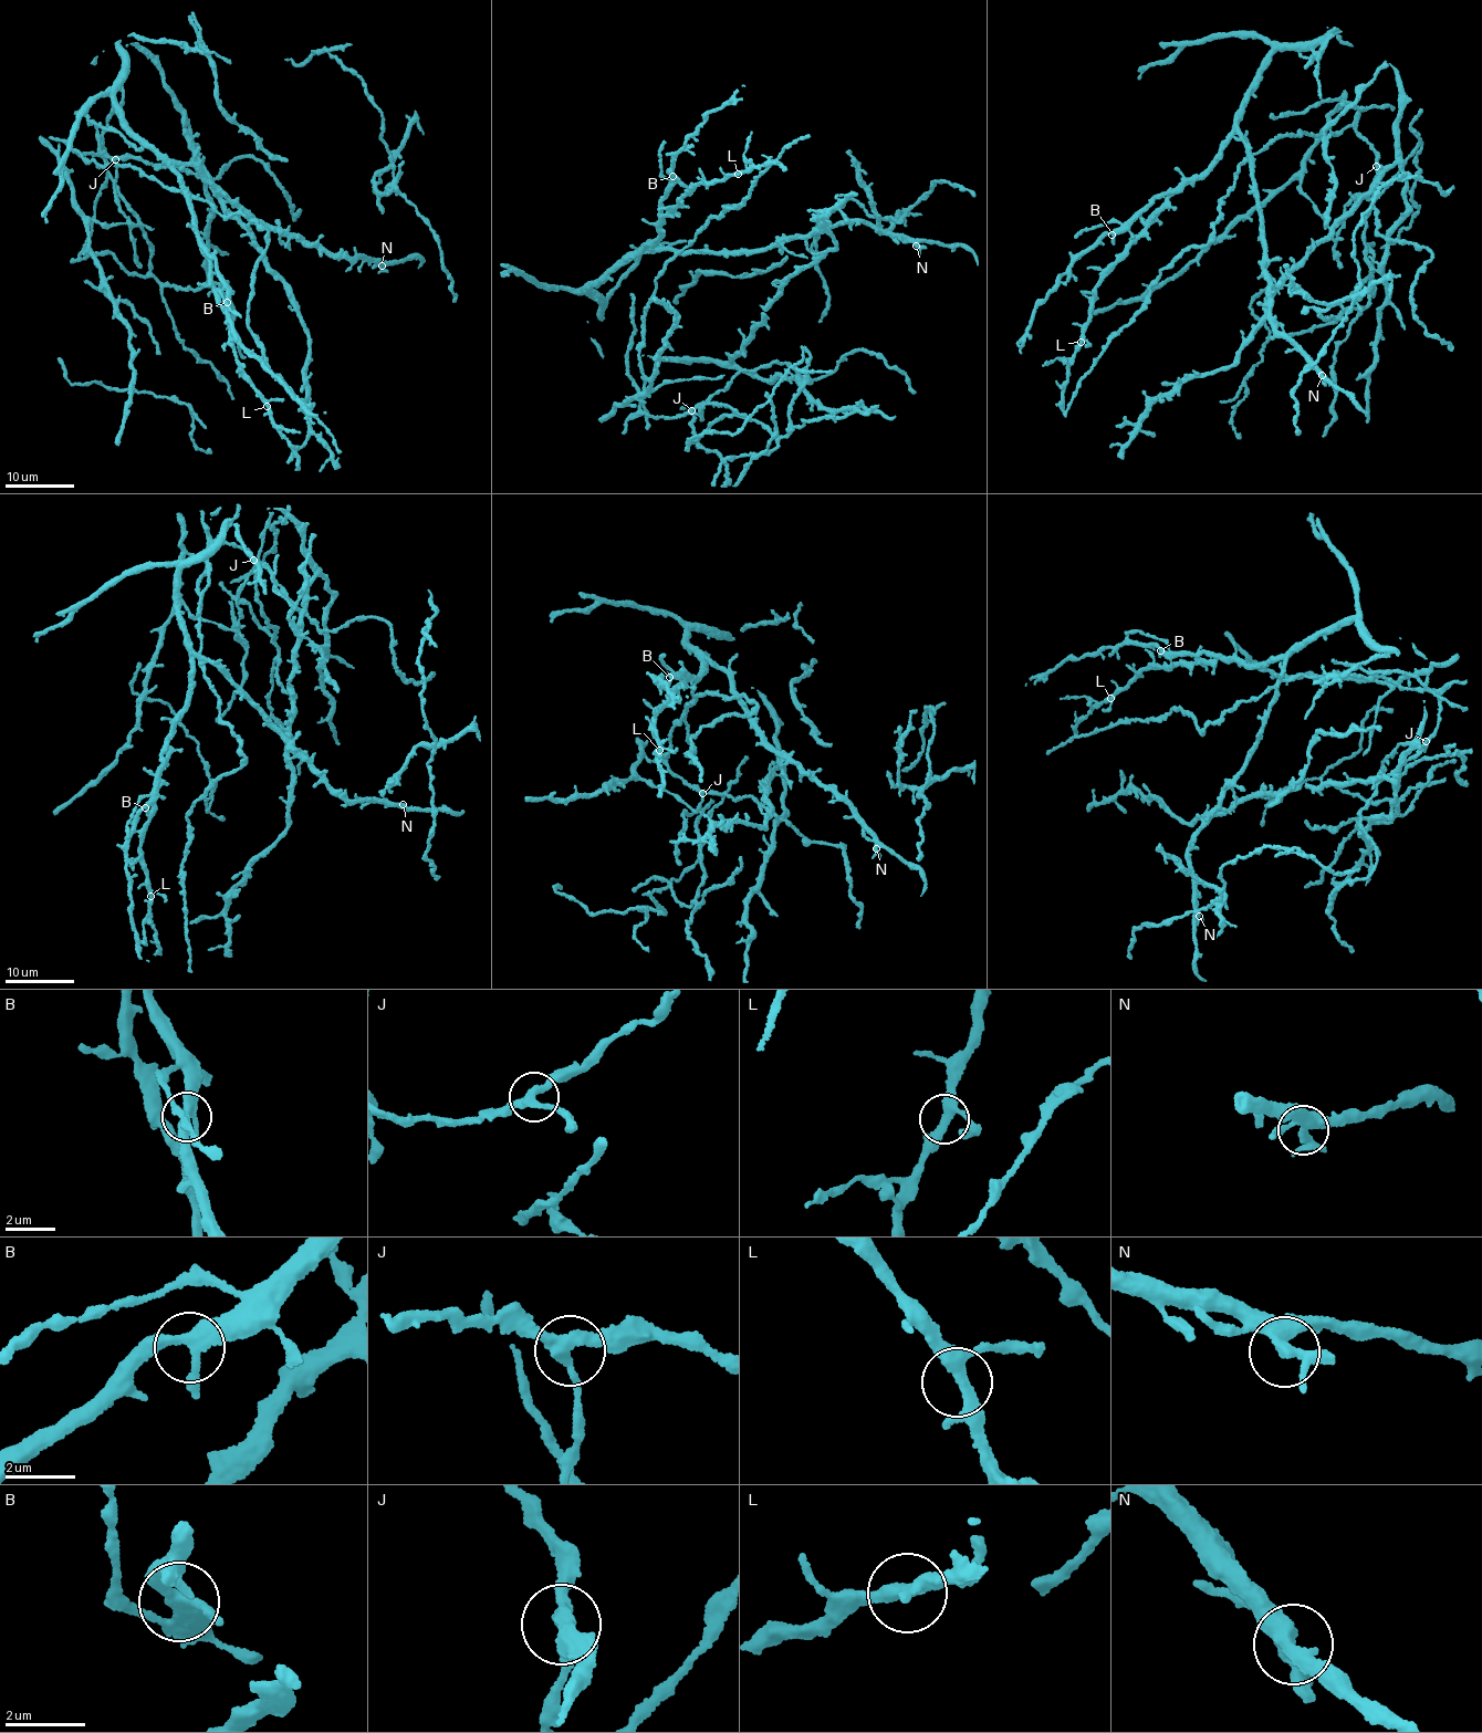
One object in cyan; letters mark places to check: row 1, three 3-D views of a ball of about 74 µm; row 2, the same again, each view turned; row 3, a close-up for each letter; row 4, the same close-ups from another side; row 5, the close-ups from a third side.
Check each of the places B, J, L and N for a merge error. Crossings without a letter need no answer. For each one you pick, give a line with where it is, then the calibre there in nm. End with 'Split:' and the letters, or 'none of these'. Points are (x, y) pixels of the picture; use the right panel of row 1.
Split: none of these

